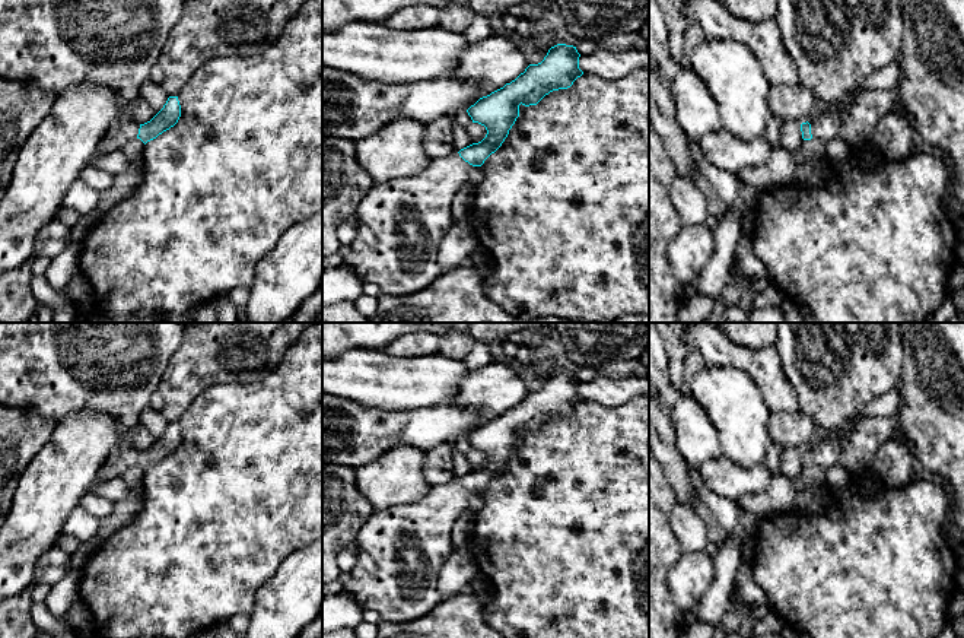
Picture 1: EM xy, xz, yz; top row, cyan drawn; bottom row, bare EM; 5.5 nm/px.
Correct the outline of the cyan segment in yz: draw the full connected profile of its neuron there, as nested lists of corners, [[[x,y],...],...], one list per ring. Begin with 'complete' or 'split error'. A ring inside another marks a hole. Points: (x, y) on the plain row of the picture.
split error; [[[777,323],[774,343],[783,374],[795,388],[799,410],[814,426],[824,431],[840,429],[840,437],[827,437],[811,450],[802,450],[804,467],[818,466],[830,470],[840,463],[844,445],[856,423],[866,418],[866,404],[891,390],[897,390],[904,368],[904,349],[900,323]]]

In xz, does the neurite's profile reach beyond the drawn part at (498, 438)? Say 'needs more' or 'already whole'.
needs more

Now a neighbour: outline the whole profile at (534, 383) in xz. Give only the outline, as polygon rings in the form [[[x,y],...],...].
[[[521,369],[521,375],[525,377],[526,385],[529,391],[538,391],[544,387],[548,378],[540,378],[534,371],[531,369]]]

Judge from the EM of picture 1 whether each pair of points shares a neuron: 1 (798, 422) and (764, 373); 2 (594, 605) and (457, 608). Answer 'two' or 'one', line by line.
1: two
2: two

